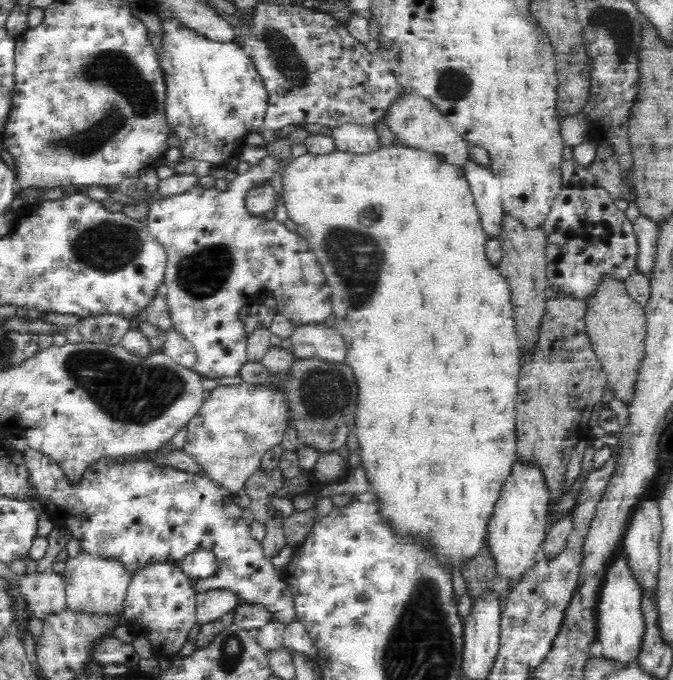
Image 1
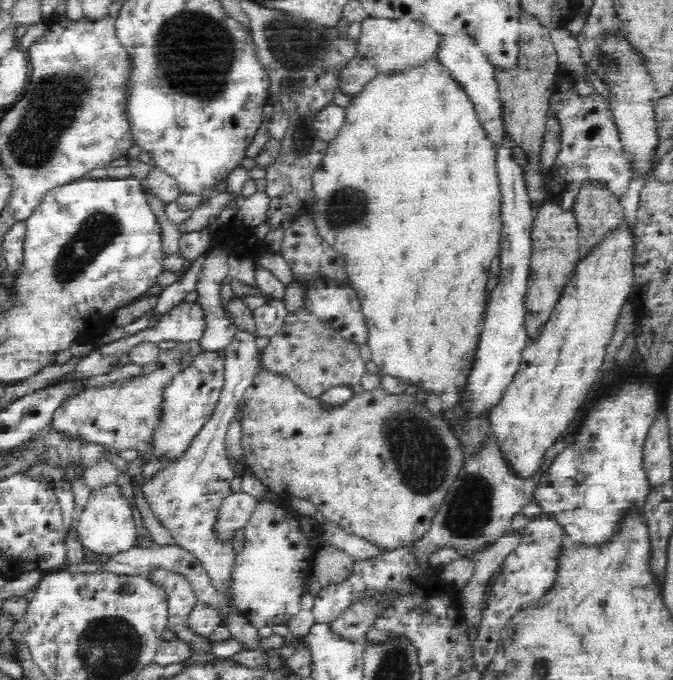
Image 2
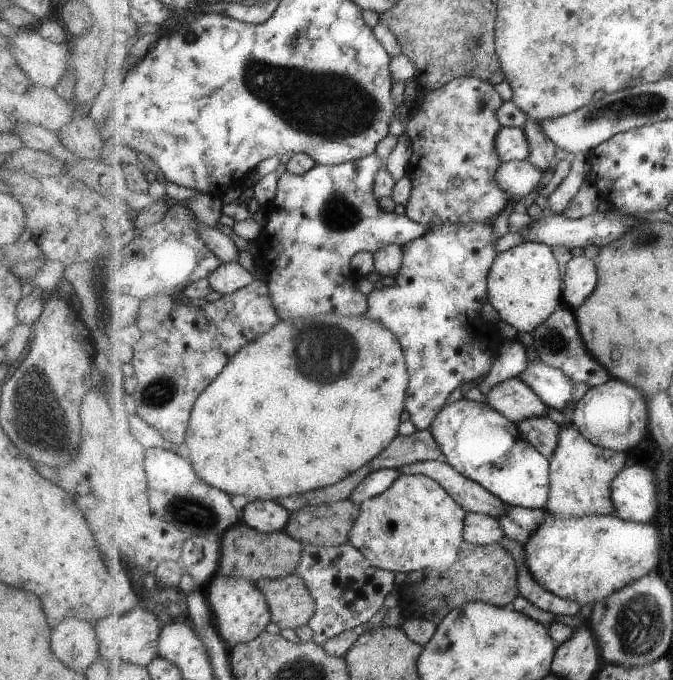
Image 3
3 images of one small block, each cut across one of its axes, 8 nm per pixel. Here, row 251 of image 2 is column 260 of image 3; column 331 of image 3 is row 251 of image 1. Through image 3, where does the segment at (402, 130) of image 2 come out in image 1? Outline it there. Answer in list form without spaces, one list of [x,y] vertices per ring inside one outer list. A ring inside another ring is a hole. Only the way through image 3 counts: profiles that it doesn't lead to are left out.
[[[395,141],[392,146],[378,146],[378,150],[366,154],[353,155],[340,151],[322,155],[306,153],[292,158],[281,178],[287,215],[298,226],[297,233],[309,242],[309,247],[321,264],[327,286],[331,288],[335,330],[345,340],[347,349],[345,364],[353,370],[358,385],[354,436],[359,442],[360,465],[379,498],[381,515],[387,518],[400,534],[414,536],[419,534],[423,538],[428,538],[427,542],[433,548],[433,552],[444,556],[446,561],[451,563],[456,559],[460,562],[468,561],[474,554],[478,554],[484,542],[490,514],[498,500],[498,492],[504,480],[508,478],[512,464],[517,460],[515,406],[521,354],[509,285],[497,267],[487,260],[485,246],[490,236],[483,229],[464,169],[453,162],[448,162],[441,154],[404,146]]]

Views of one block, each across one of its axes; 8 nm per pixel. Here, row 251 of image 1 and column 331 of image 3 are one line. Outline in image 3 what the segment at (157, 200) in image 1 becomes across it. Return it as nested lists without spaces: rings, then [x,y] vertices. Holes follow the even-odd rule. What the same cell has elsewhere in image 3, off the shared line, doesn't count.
[[[375,153],[335,166],[317,163],[302,175],[291,174],[288,170],[283,172],[277,196],[268,207],[269,222],[257,238],[258,257],[266,273],[279,320],[311,318],[320,314],[339,314],[349,318],[365,316],[368,296],[359,290],[360,276],[351,266],[351,258],[361,251],[376,253],[390,244],[403,247],[429,230],[430,226],[411,220],[406,213],[399,215],[379,206],[374,186],[377,174],[384,165],[383,159]]]

